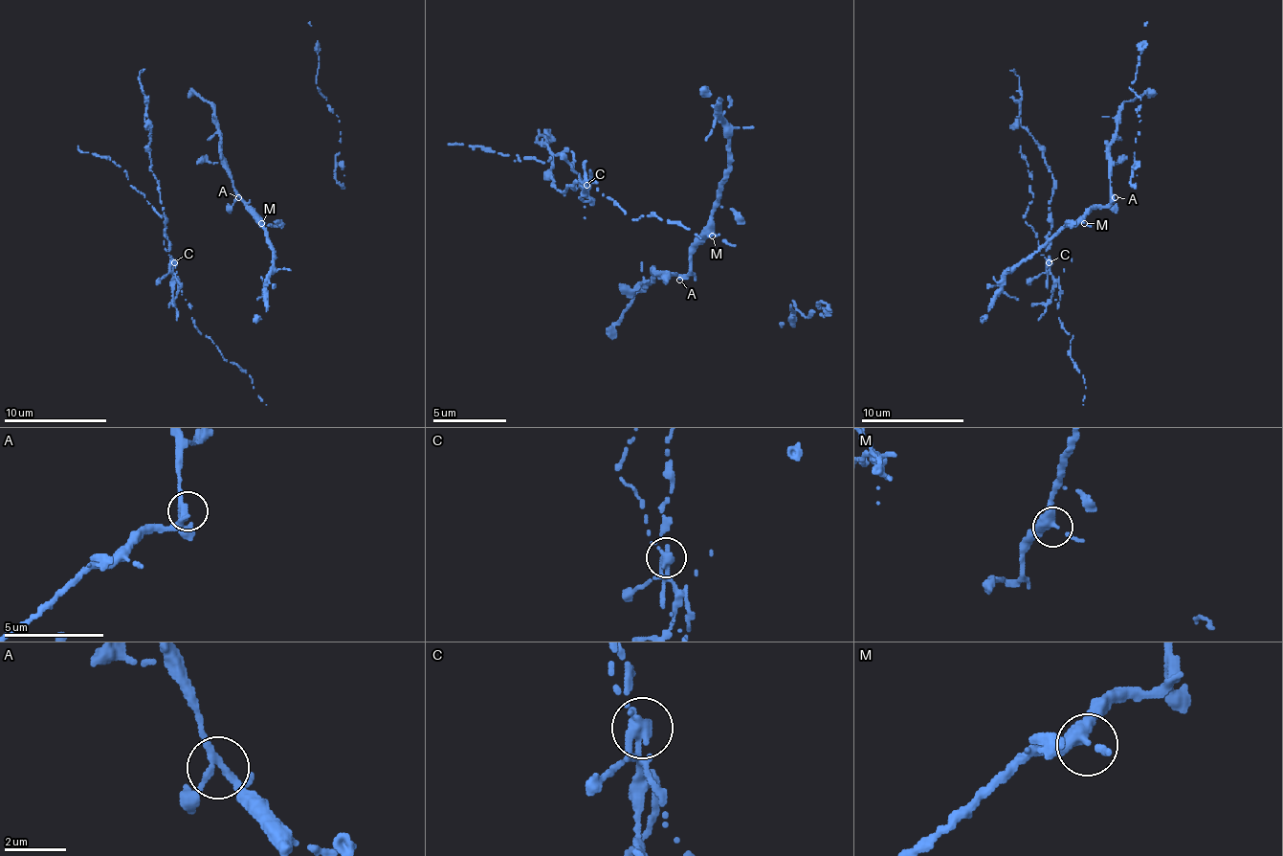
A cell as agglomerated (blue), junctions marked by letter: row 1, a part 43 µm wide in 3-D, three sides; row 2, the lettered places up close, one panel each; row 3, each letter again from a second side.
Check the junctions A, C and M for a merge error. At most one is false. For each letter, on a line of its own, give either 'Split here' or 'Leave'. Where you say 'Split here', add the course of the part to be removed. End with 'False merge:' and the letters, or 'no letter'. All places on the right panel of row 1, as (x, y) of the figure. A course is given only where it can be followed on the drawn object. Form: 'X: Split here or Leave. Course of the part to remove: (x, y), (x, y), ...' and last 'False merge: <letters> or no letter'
A: Leave
C: Split here. Course of the part to remove: (1048, 261), (1045, 252), (1052, 174), (1043, 157), (1043, 146), (1020, 123), (1020, 78), (1009, 70)
M: Leave
False merge: C

